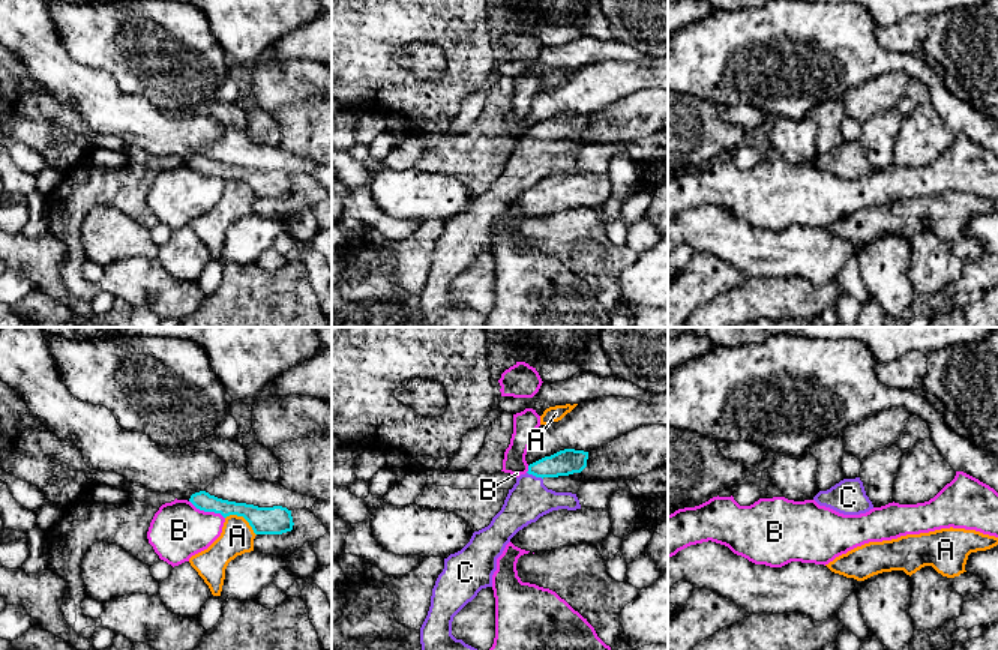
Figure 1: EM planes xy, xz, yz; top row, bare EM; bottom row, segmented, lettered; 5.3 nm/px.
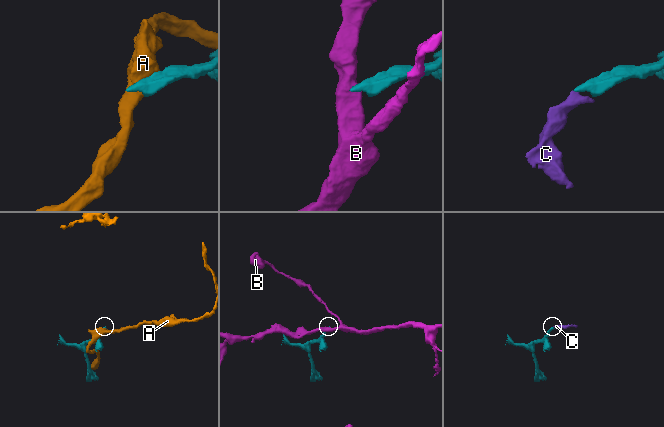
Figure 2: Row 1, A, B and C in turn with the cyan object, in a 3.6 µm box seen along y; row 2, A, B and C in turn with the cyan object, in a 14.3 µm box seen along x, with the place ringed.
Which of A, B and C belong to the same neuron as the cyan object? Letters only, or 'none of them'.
C

